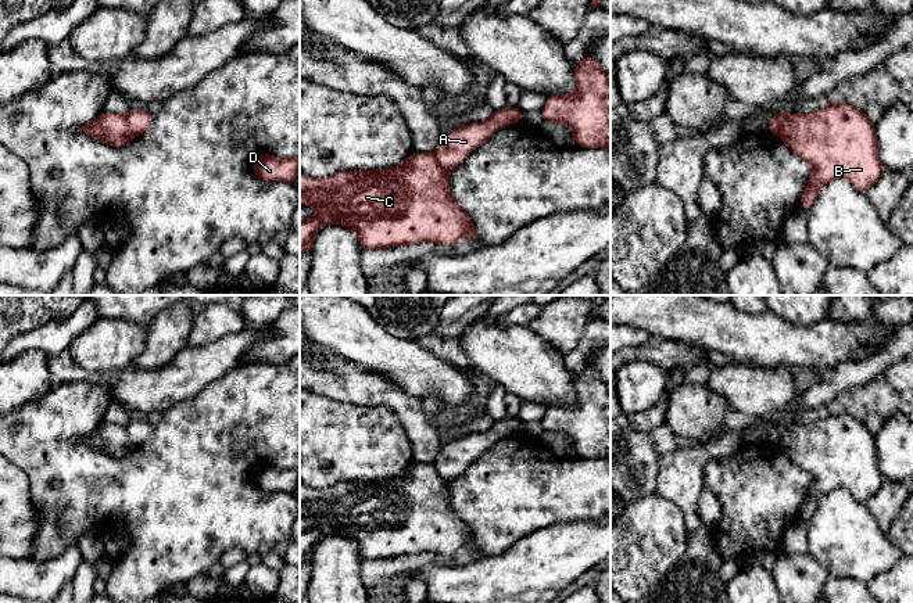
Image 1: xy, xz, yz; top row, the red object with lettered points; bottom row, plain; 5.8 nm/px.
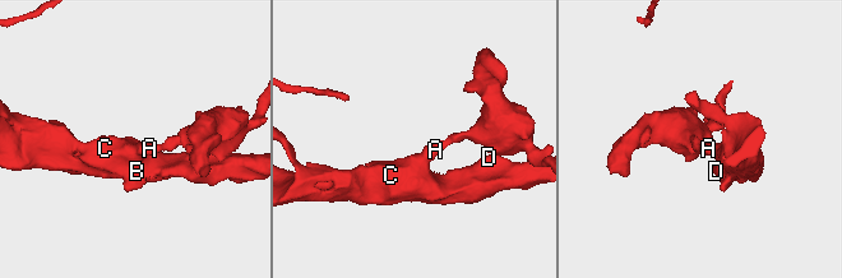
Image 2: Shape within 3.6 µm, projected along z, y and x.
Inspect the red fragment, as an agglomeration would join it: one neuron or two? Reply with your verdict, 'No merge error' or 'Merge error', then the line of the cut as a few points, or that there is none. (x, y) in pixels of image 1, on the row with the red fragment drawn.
Merge error. Split along xy (124, 115), (128, 128), (135, 135)

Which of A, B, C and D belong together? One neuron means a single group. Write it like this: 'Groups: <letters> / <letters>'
Groups: A / B C D

